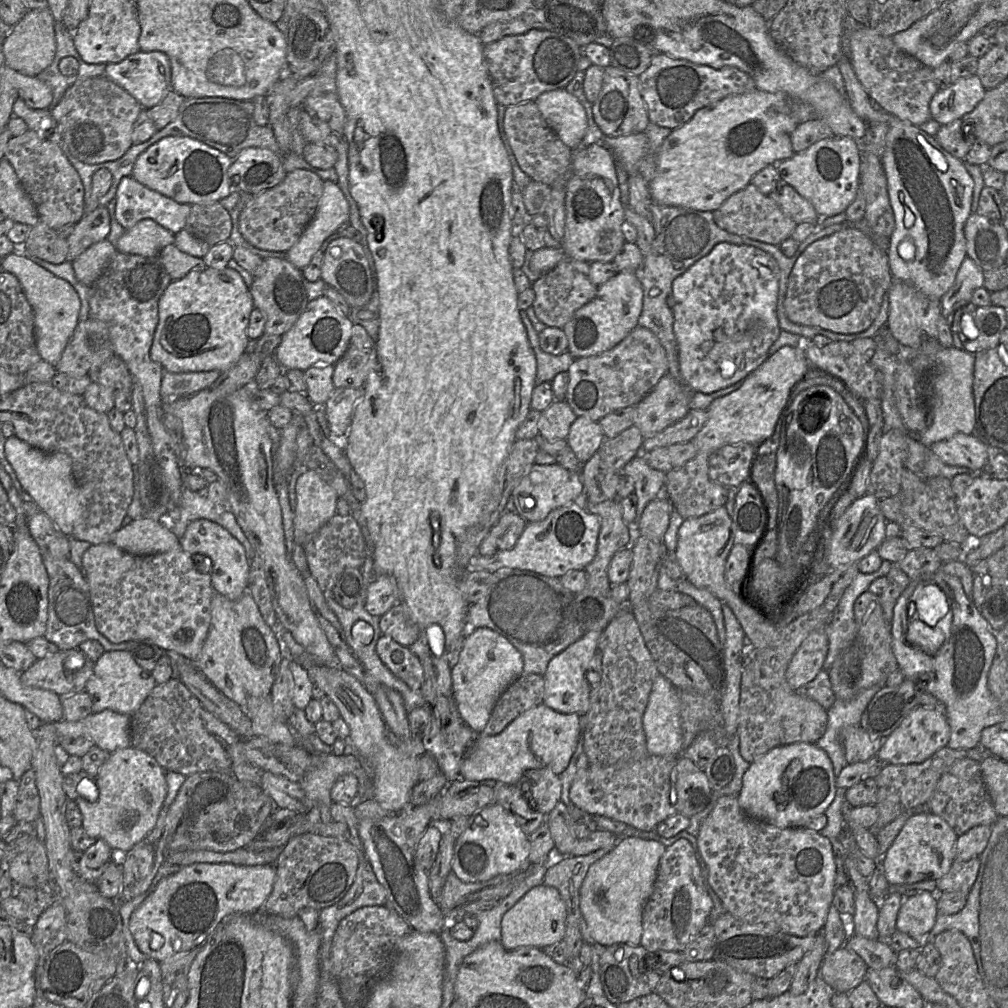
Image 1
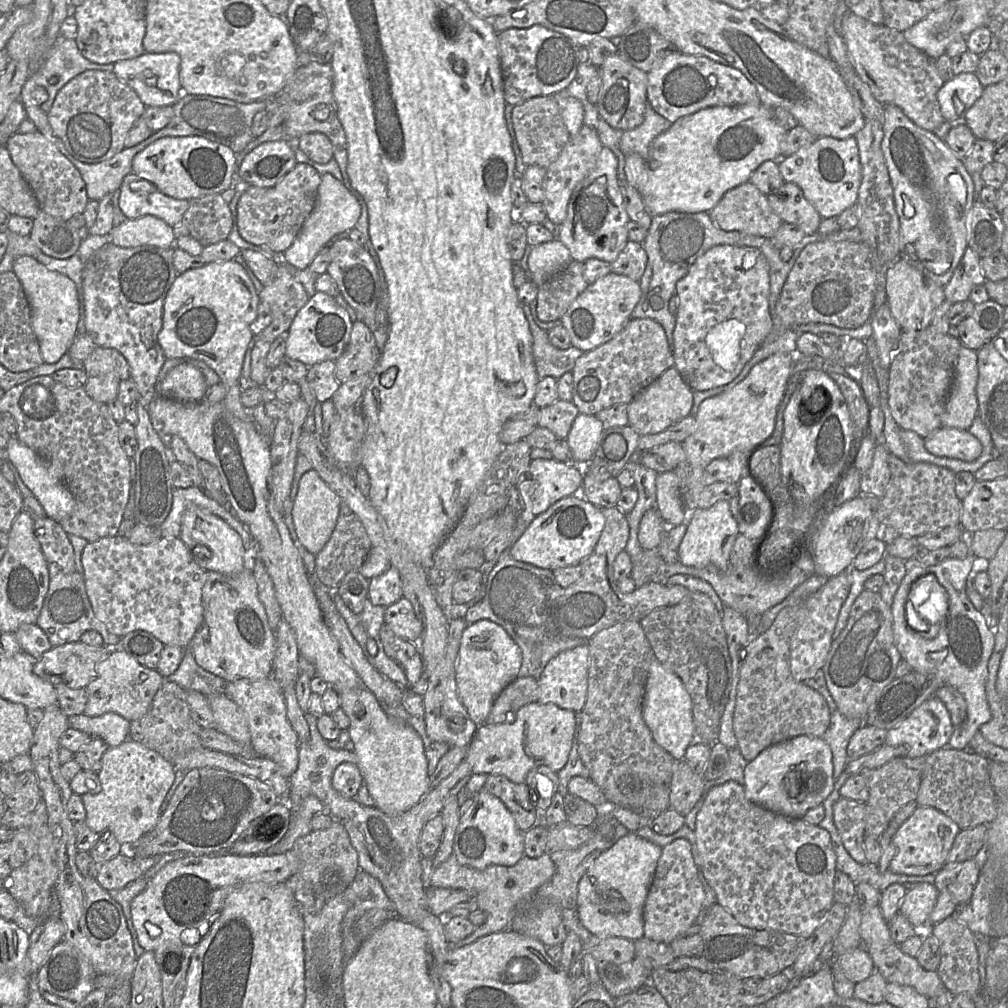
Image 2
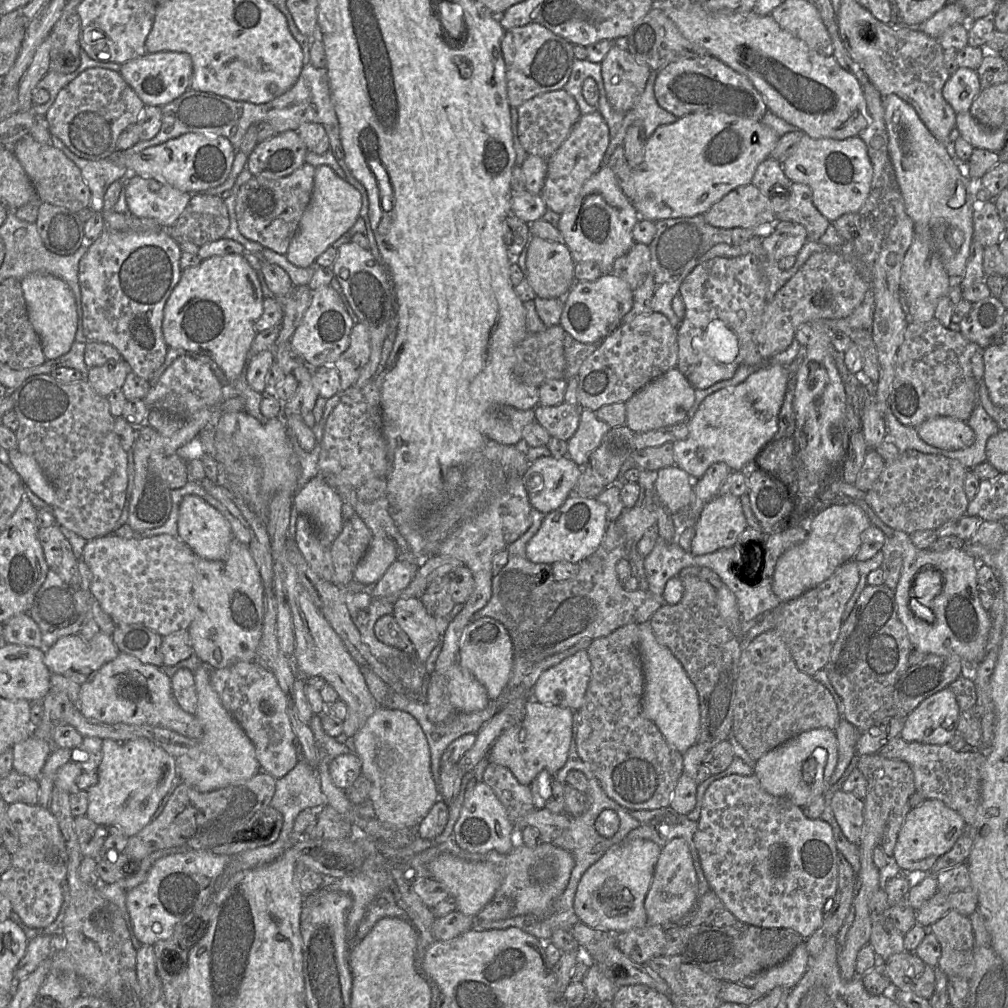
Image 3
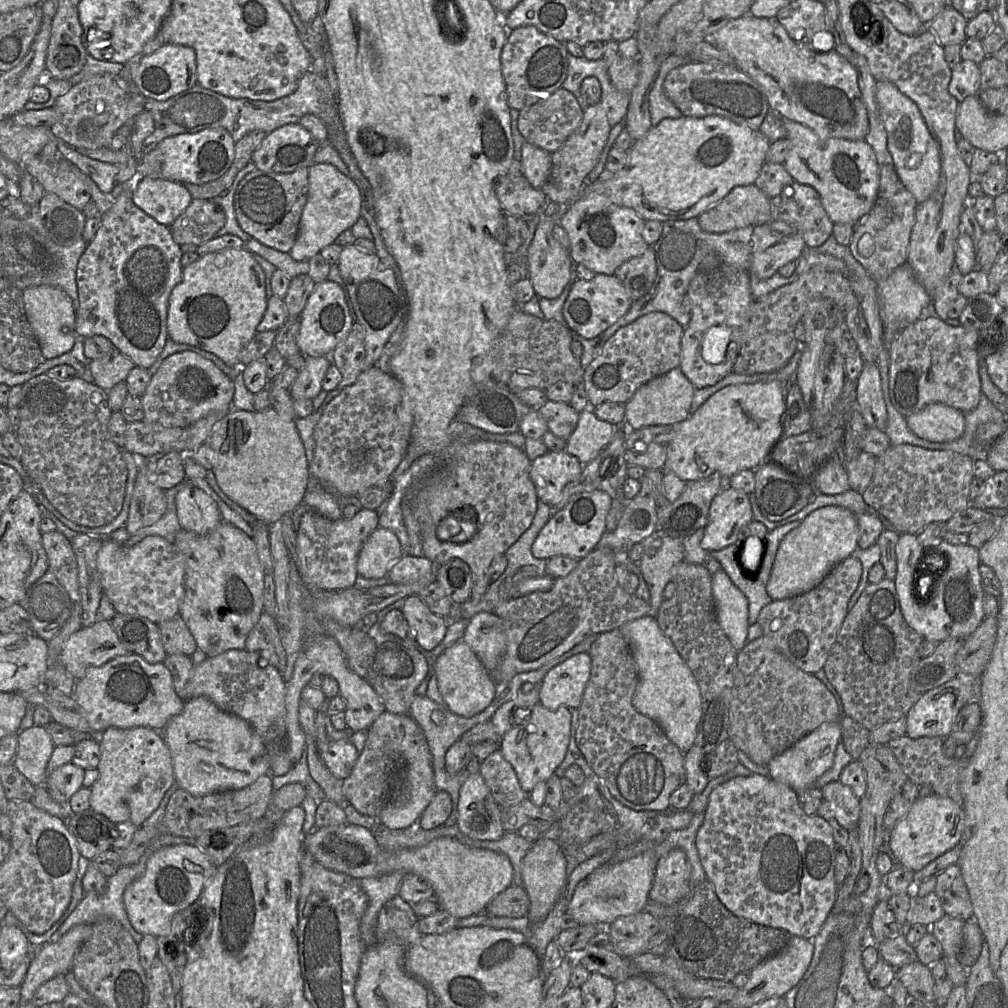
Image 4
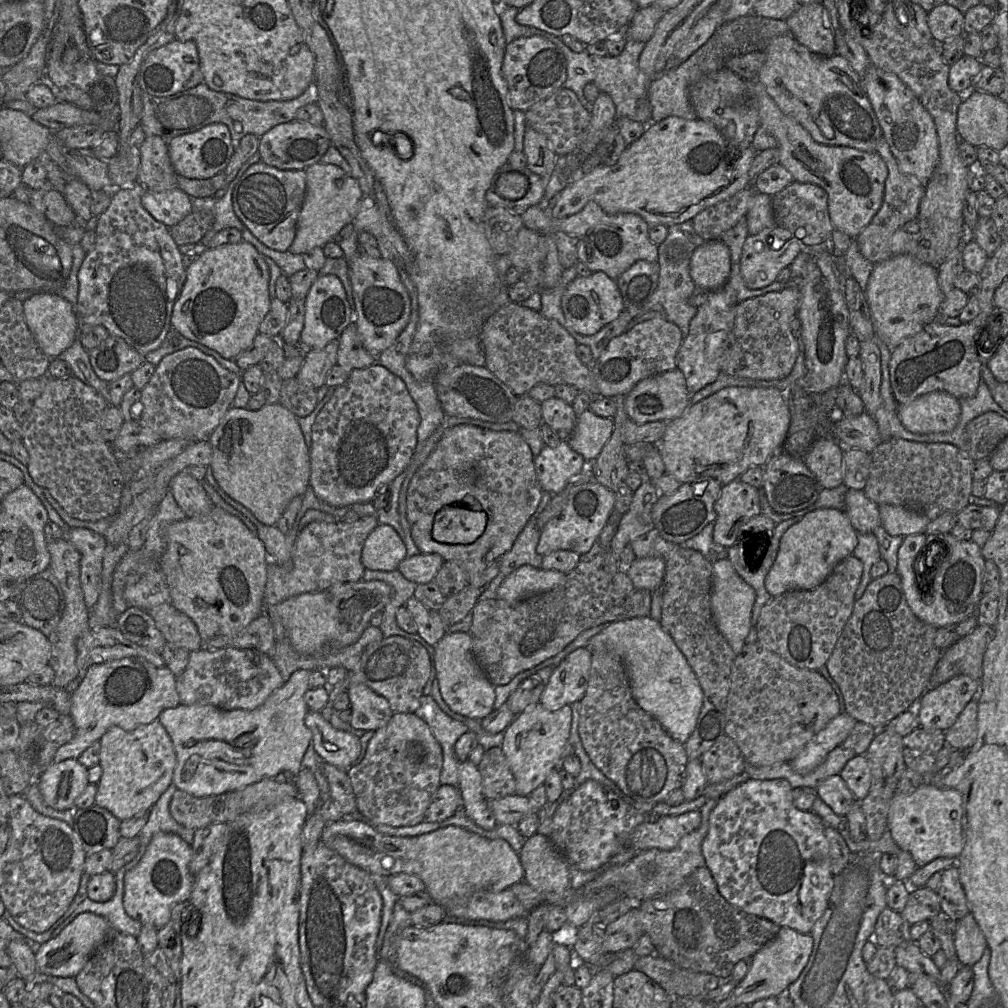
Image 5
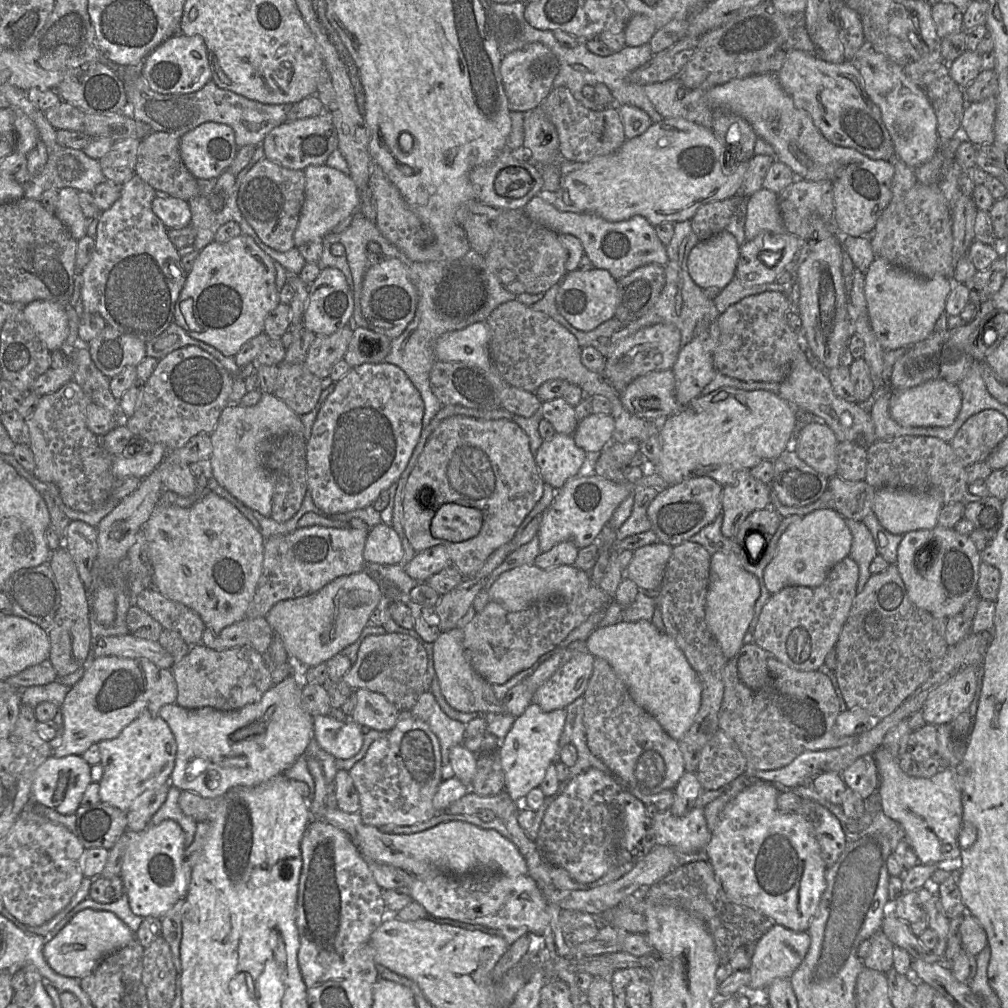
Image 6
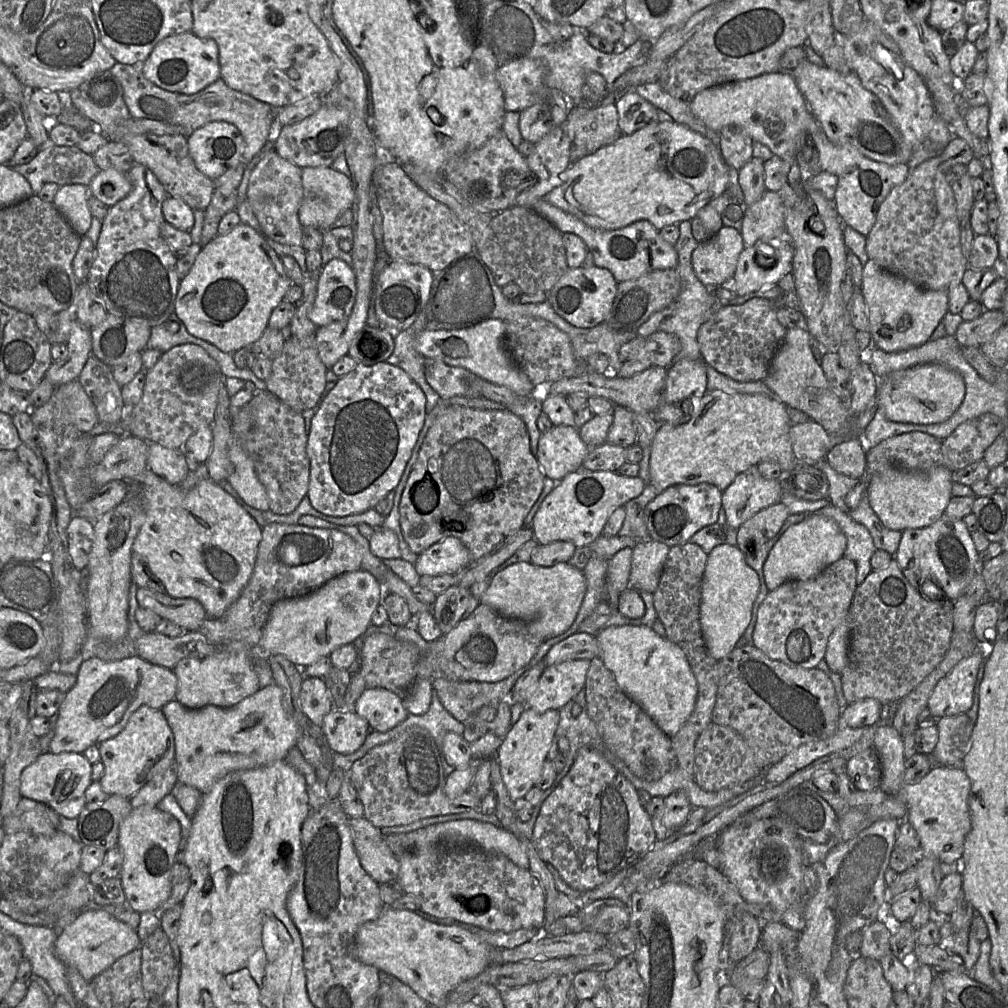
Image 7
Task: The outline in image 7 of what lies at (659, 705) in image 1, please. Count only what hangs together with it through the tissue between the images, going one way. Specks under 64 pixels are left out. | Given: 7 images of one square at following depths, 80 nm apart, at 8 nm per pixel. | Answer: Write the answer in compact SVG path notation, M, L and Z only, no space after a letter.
M648 626L609 627L596 636L599 658L621 690L637 703L670 738L675 736L694 710L698 685L679 646L660 637Z

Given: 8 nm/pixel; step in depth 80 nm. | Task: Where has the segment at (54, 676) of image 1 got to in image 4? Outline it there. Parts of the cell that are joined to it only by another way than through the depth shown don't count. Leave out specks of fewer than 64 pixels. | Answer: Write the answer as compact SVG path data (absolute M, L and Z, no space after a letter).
M98 617L95 623L71 634L57 662L76 679L84 677L91 666L101 666L115 657L130 654L121 643L111 622Z

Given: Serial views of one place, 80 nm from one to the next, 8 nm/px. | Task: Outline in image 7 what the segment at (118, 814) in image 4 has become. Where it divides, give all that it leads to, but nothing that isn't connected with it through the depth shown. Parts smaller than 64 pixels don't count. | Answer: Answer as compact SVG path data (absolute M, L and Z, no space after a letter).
M147 705L132 713L123 730L115 737L98 744L104 774L100 779L102 790L107 795L131 798L155 775L175 761L174 736L161 709Z

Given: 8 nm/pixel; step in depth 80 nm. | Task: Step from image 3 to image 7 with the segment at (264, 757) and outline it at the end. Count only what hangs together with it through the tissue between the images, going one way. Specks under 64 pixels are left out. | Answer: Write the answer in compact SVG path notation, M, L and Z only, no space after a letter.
M245 652L217 653L204 658L183 658L172 669L177 678L175 700L190 709L206 705L231 707L260 689L252 659Z

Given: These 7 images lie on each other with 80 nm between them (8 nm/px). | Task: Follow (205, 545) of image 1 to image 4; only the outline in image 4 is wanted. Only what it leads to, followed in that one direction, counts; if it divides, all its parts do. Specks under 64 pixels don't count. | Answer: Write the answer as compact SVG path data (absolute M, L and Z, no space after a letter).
M191 484L178 491L175 502L181 529L205 535L223 521L216 502L202 489Z

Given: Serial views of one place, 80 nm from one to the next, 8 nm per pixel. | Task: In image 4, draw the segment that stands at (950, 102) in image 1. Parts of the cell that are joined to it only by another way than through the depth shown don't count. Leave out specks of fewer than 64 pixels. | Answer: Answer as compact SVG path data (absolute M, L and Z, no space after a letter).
M961 60L952 69L948 90L960 103L968 96L977 95L981 90L979 64L971 60Z

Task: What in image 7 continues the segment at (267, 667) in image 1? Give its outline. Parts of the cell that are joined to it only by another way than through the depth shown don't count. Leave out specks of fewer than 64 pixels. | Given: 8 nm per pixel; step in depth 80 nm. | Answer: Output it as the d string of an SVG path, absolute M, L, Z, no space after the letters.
M146 469L130 483L130 494L143 499L145 520L133 542L132 552L143 556L163 586L173 598L194 598L204 607L207 617L220 618L239 597L253 572L262 528L235 498L210 477L199 481L189 490L172 485Z

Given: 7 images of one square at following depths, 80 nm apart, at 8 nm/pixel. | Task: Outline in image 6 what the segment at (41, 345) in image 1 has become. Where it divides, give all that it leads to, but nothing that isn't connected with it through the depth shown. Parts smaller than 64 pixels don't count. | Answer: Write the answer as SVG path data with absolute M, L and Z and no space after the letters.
M35 300L23 306L26 320L49 351L61 349L68 334L66 307L52 301Z

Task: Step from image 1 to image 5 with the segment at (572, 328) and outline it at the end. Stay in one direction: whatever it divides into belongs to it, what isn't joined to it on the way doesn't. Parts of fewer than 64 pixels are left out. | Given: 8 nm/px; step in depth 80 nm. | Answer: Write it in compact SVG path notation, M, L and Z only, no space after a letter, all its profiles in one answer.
M596 271L588 277L578 275L568 284L562 296L561 309L566 321L577 333L591 336L615 320L625 310L625 306L617 280L603 271Z

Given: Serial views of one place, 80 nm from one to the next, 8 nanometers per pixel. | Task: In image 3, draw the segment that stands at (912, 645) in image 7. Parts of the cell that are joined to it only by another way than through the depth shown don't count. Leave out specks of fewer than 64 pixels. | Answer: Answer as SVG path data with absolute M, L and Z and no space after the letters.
M885 583L866 585L859 595L850 615L843 621L838 638L833 646L828 663L825 666L828 678L840 696L847 721L863 732L882 722L886 718L897 716L894 703L894 689L900 676L909 667L908 658L913 650L905 626L898 617L895 590Z

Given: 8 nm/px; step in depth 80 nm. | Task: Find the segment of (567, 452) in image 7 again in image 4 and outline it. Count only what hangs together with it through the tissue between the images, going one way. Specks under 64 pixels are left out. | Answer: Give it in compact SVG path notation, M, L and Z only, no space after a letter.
M565 450L548 451L531 462L530 479L535 487L538 500L549 506L556 505L564 487L579 478L583 465Z

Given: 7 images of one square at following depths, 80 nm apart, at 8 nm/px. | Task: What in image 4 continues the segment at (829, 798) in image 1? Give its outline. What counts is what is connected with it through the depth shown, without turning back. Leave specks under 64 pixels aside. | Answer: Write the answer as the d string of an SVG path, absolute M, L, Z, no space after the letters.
M839 721L821 724L767 764L769 777L786 784L797 793L812 787L816 780L833 765L835 750L841 738Z

